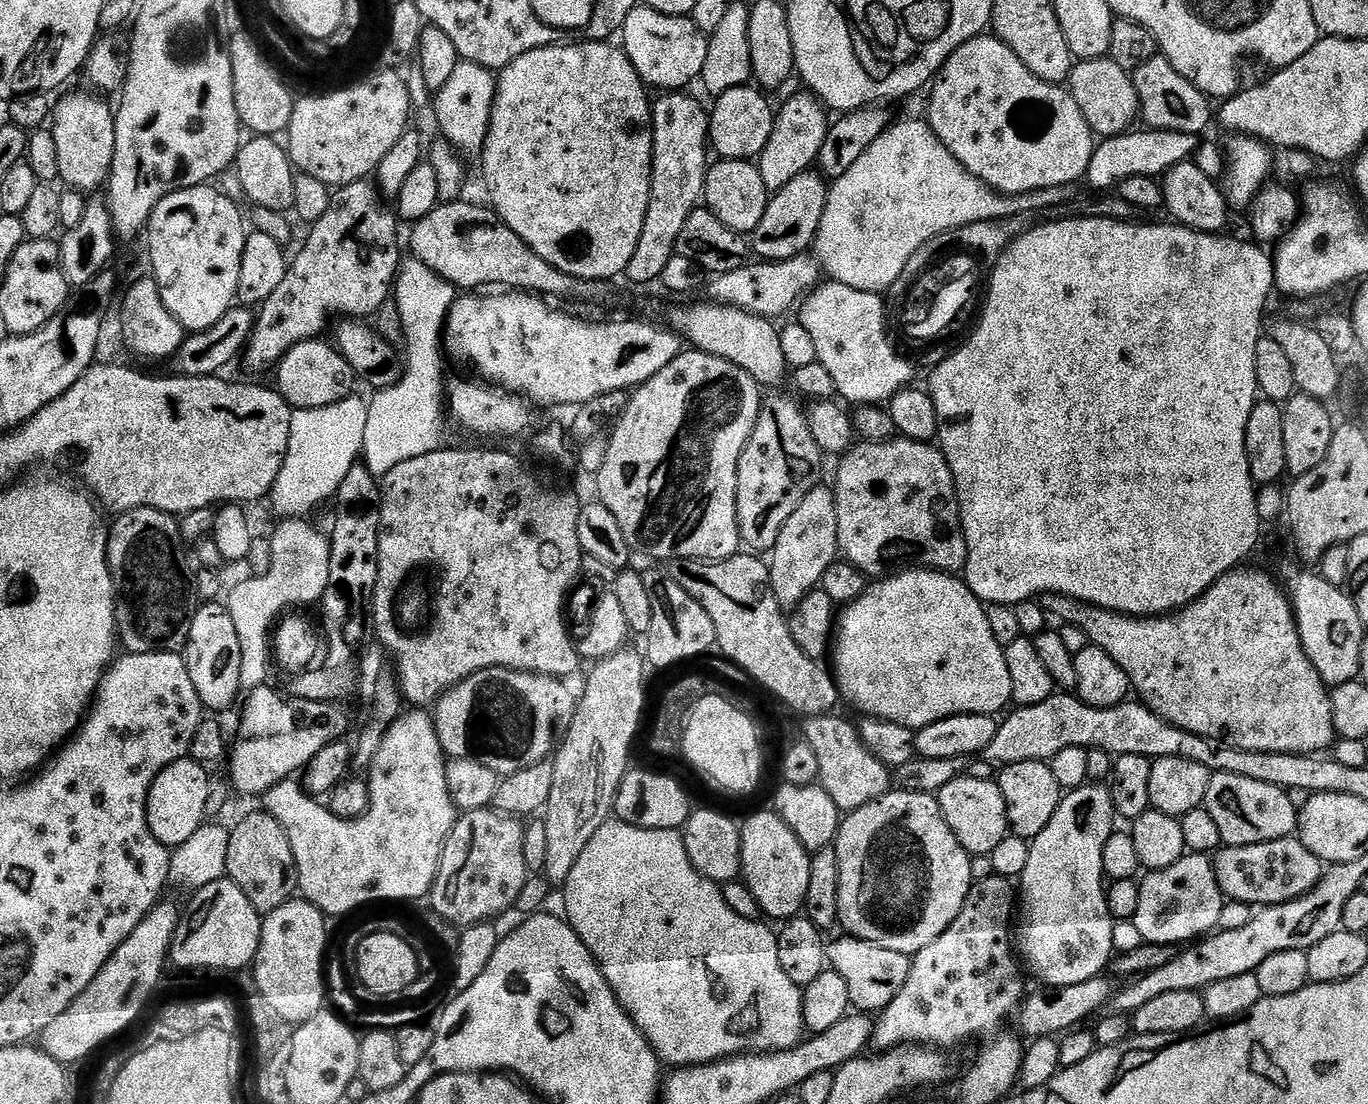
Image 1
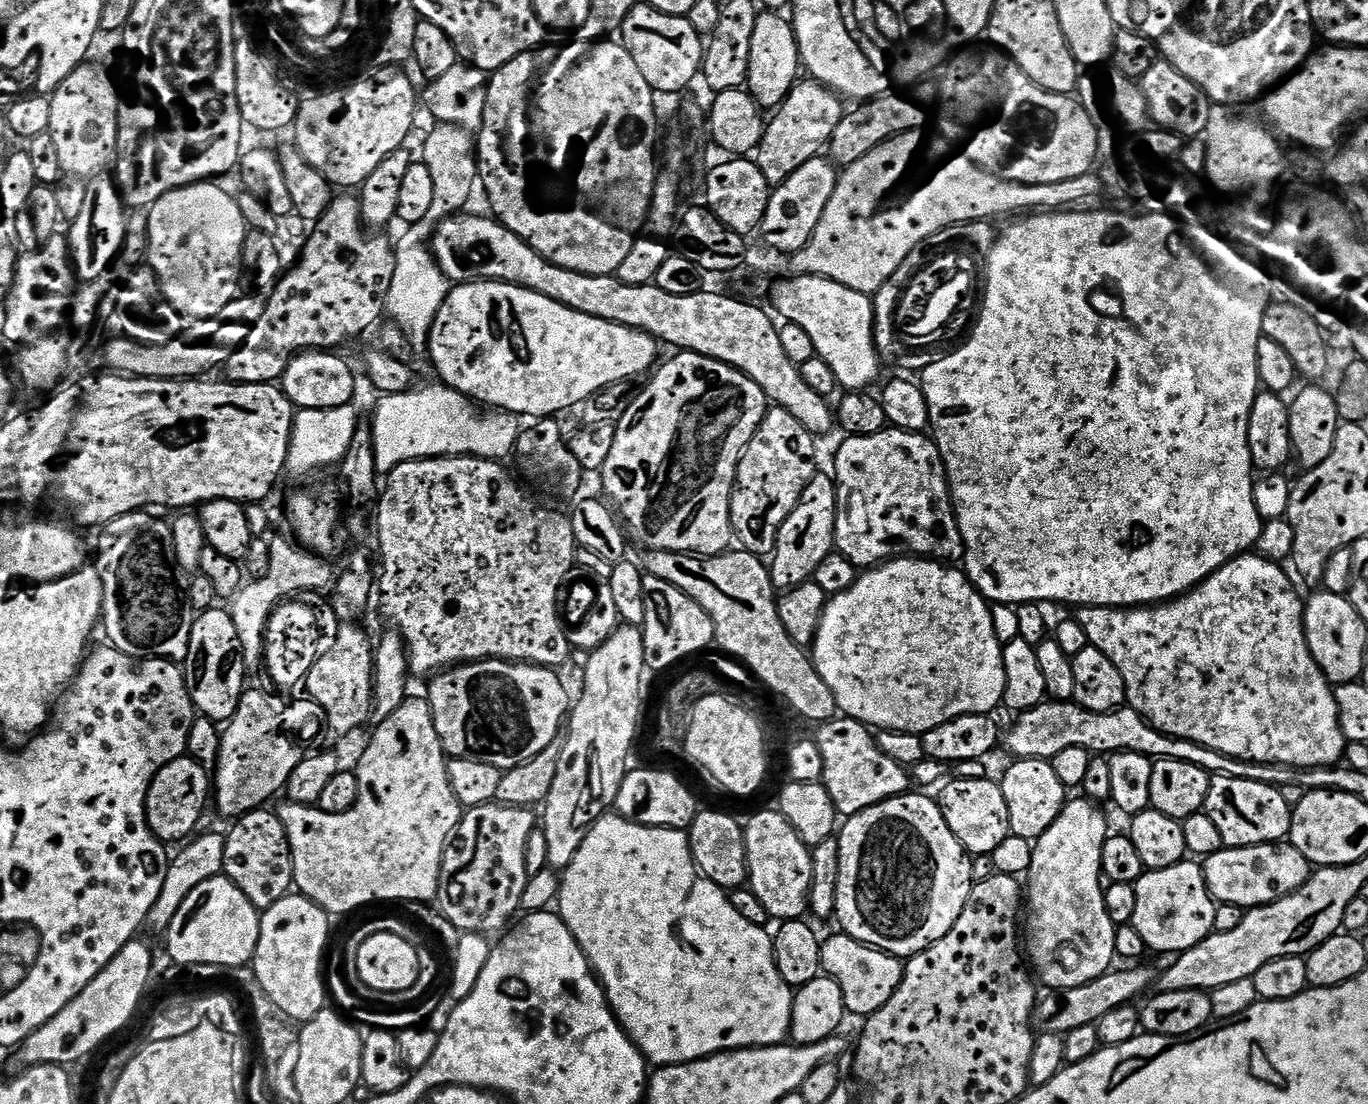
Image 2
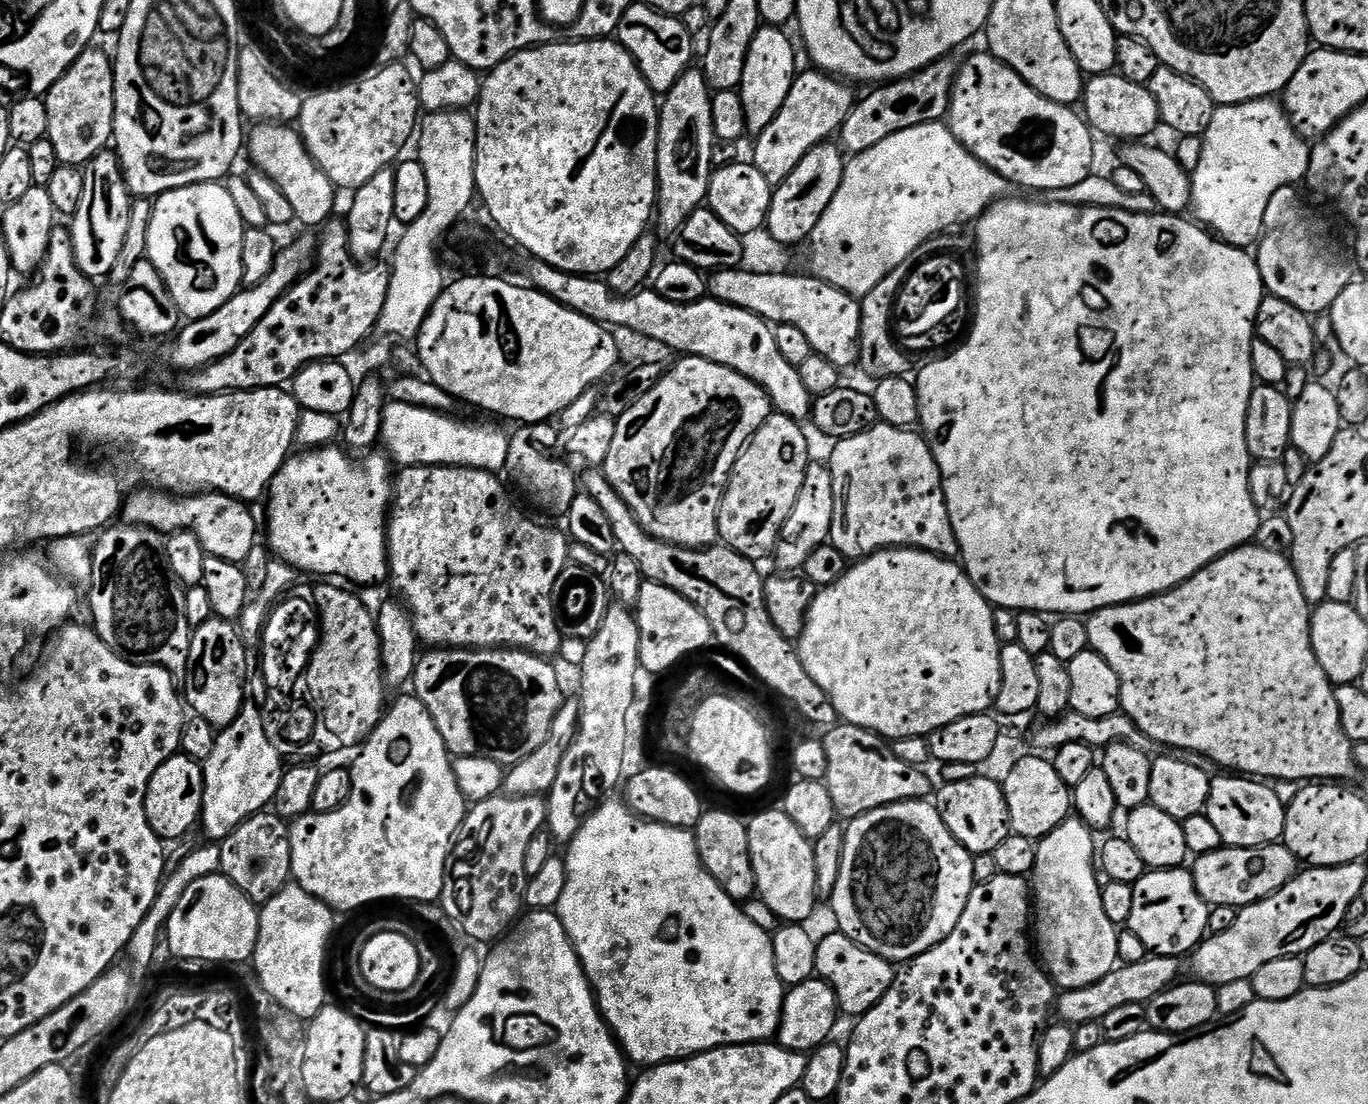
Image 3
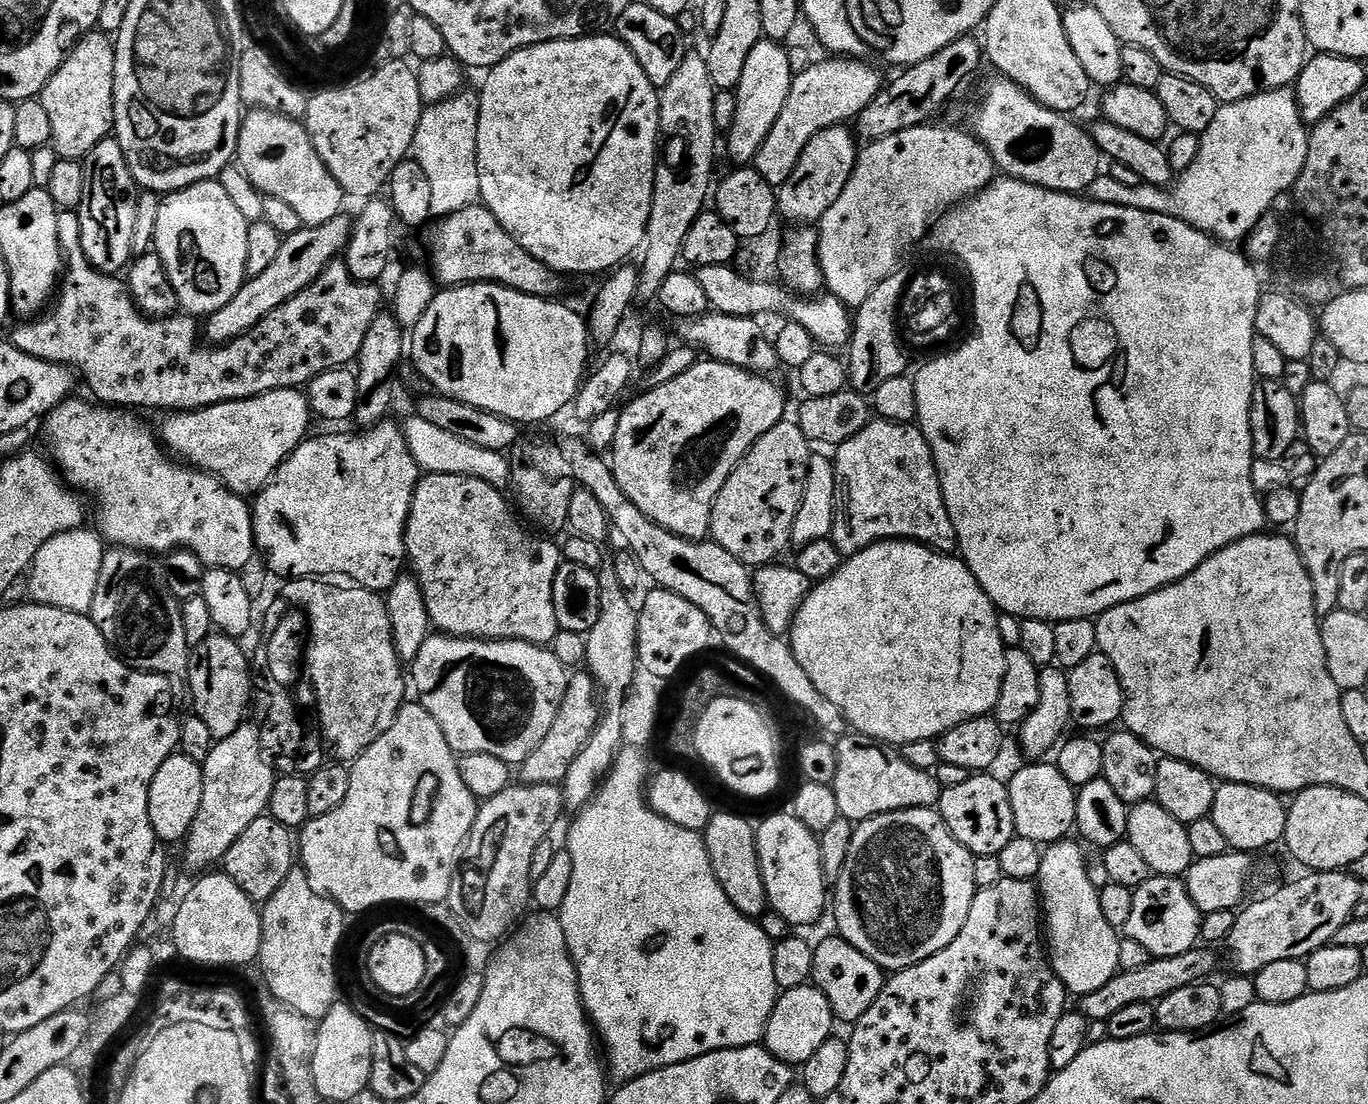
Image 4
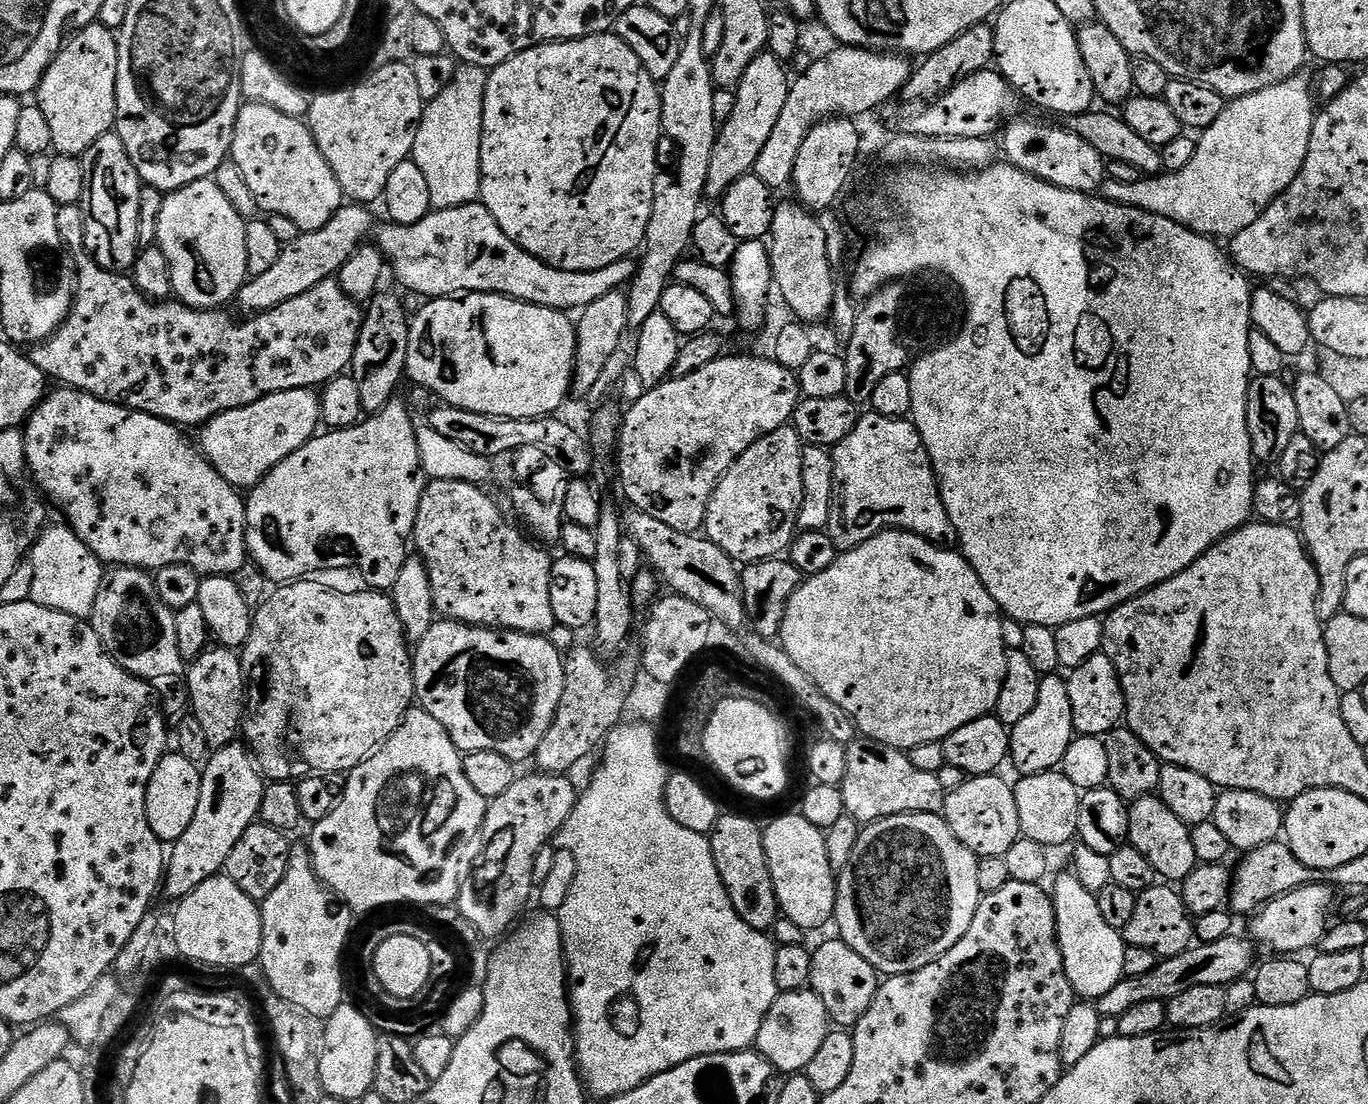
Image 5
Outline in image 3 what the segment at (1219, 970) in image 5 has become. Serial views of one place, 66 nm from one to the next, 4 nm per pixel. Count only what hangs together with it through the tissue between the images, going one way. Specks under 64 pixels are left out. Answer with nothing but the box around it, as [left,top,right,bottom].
[1054,954,1181,1026]

